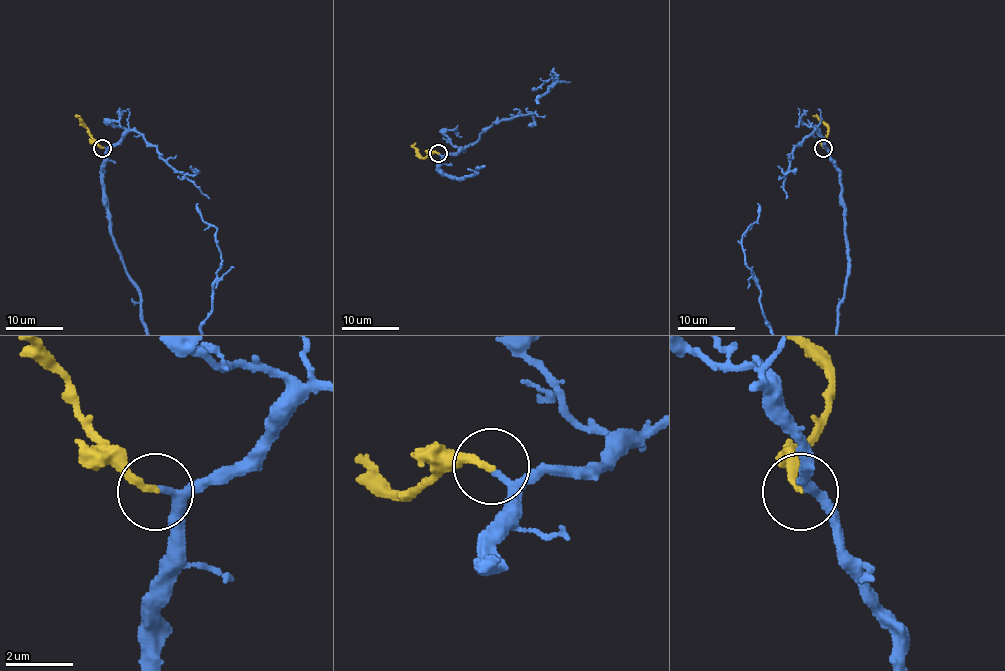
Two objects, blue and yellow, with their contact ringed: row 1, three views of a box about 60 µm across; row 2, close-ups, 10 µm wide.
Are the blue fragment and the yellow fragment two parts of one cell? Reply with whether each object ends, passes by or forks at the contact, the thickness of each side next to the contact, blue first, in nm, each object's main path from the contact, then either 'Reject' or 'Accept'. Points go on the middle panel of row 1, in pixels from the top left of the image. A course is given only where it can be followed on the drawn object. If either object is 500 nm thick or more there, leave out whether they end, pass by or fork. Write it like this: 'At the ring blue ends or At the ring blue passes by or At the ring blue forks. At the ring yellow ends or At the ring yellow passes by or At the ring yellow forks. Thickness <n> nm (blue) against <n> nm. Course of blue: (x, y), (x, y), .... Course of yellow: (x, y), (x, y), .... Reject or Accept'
At the ring blue passes by. At the ring yellow ends. Thickness 150 nm (blue) against 220 nm. Course of yellow: (439, 153), (432, 152), (423, 158), (413, 146), (416, 143). Accept

